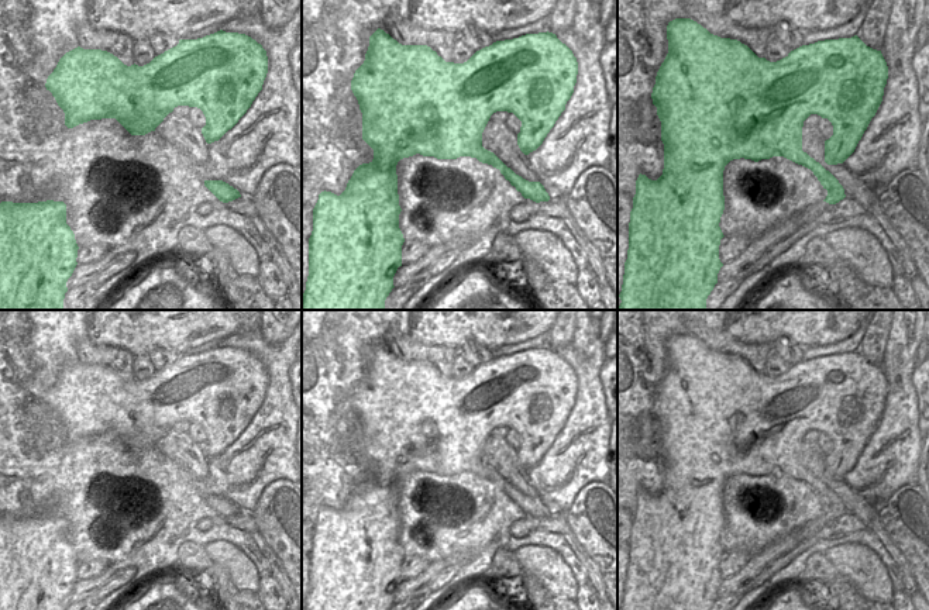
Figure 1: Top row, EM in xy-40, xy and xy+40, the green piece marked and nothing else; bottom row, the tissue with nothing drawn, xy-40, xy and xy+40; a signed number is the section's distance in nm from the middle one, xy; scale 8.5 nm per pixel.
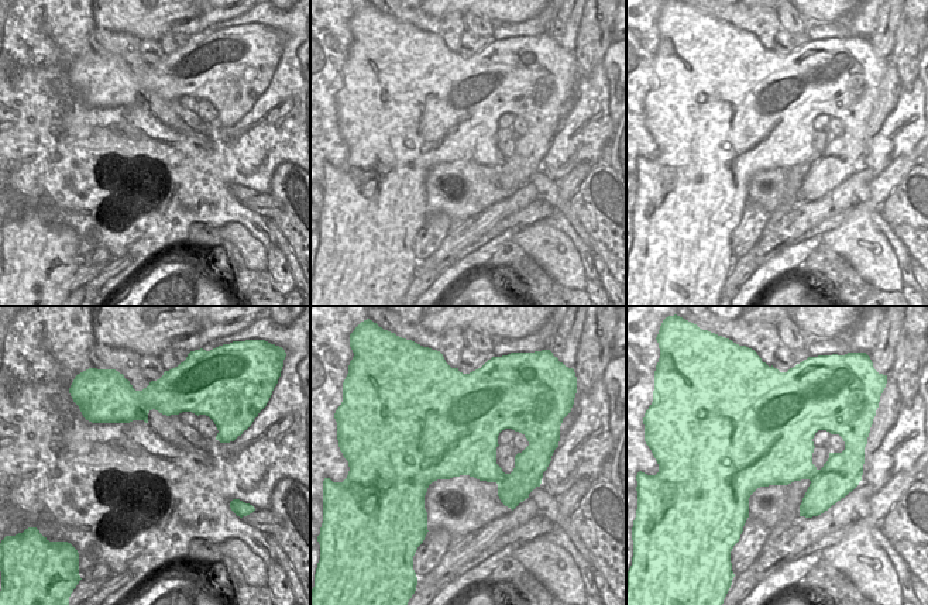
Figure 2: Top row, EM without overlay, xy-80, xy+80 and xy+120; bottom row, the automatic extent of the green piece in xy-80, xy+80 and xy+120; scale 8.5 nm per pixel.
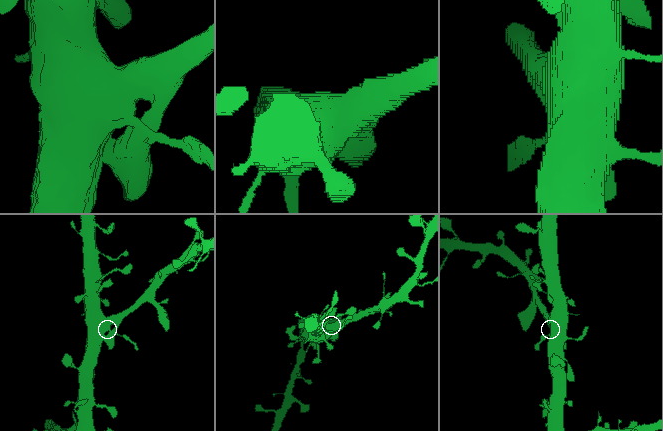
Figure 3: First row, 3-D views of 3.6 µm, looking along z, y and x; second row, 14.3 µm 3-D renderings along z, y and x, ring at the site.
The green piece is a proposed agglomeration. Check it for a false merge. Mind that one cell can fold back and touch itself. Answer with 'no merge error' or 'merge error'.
no merge error

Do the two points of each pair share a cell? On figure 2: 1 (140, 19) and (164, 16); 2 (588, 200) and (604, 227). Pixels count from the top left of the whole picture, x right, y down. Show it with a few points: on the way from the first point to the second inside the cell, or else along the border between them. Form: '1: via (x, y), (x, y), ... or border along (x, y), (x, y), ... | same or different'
1: via (145, 16), (158, 16) | same
2: via (595, 208), (604, 216), (604, 220) | same

